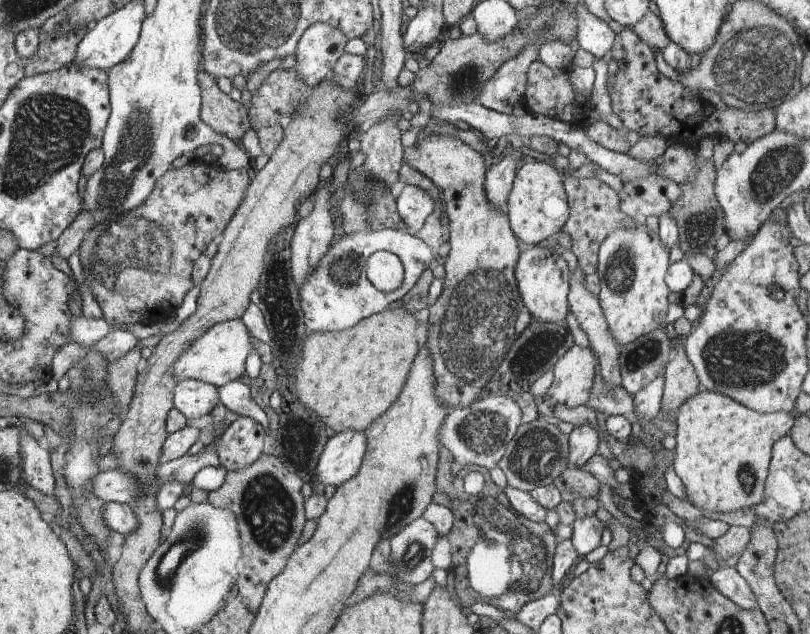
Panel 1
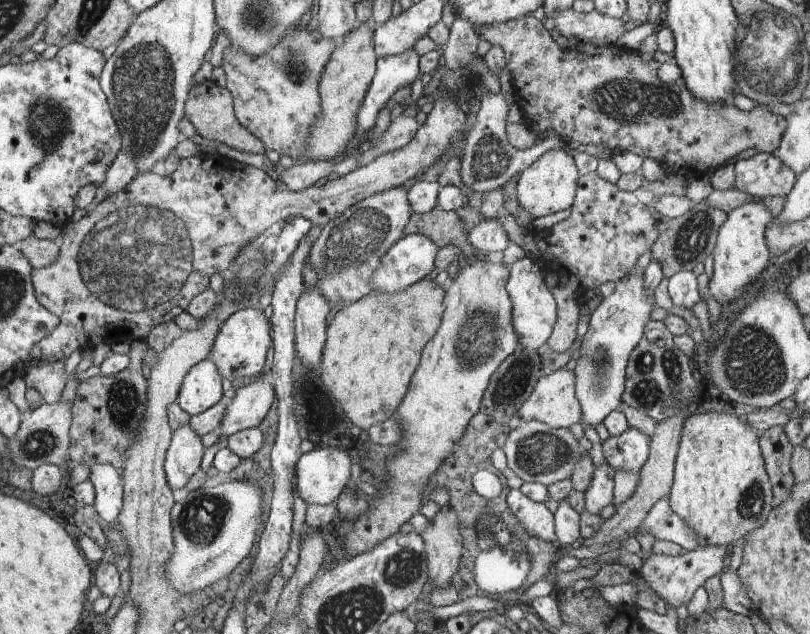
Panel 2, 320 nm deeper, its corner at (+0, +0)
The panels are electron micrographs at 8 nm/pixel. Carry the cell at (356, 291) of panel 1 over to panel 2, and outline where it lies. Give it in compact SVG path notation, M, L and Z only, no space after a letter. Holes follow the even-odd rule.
M422 233L405 236L384 256L370 291L393 293L411 287L434 270L439 250L439 246Z

